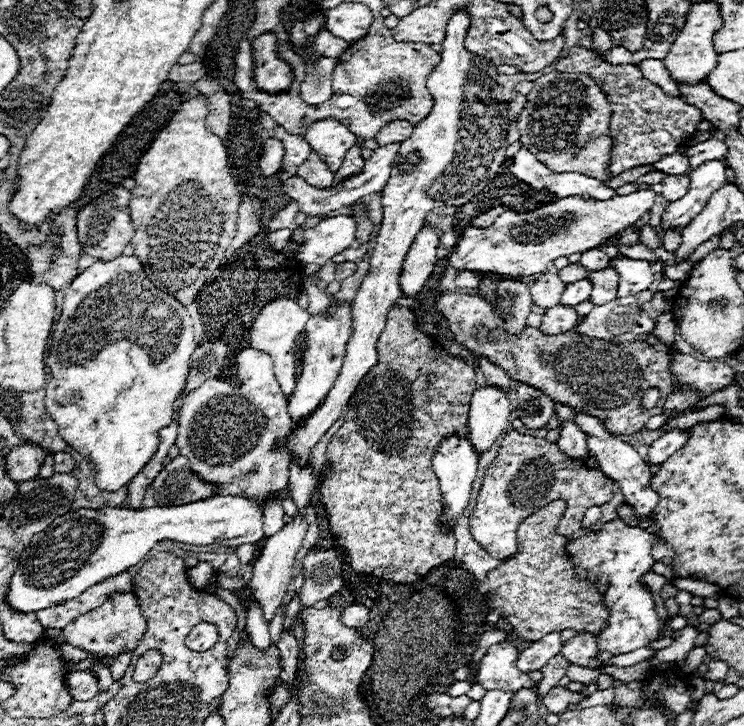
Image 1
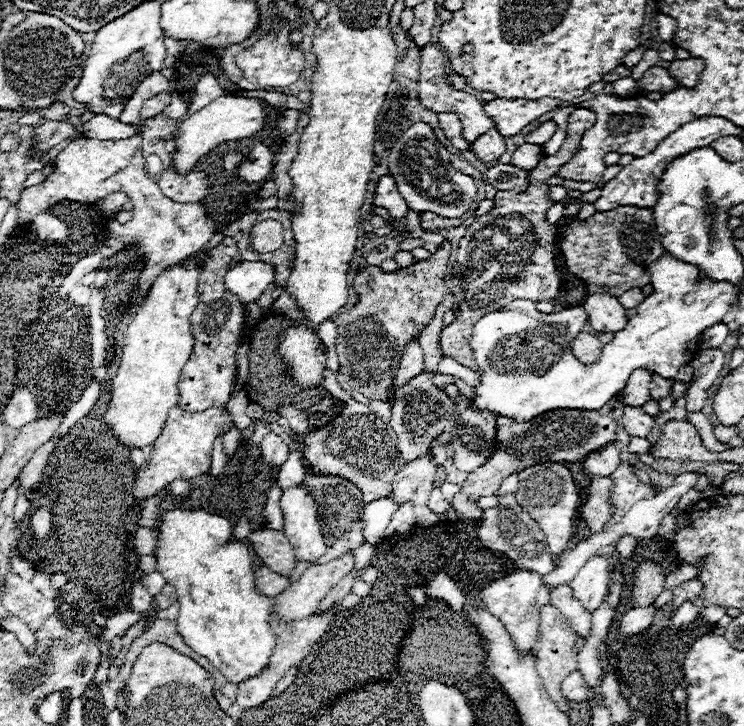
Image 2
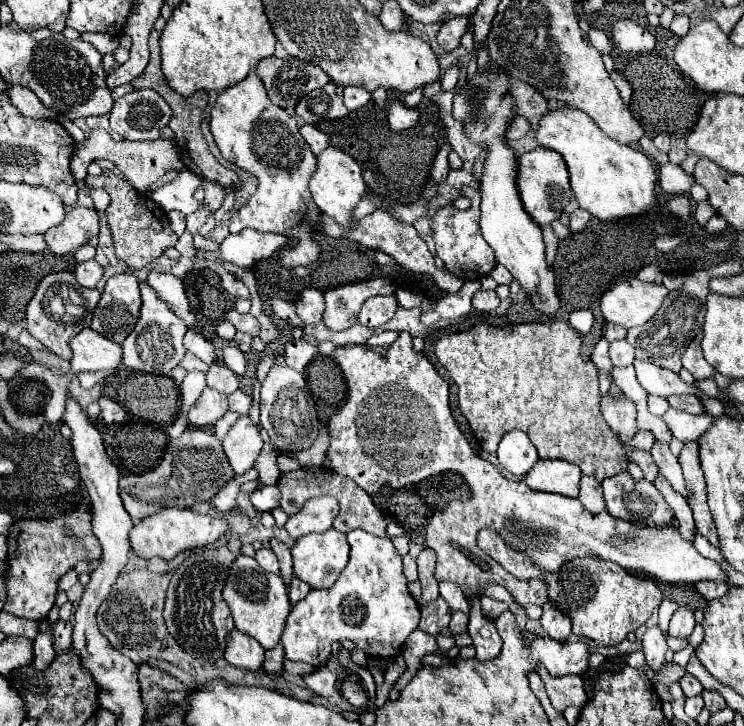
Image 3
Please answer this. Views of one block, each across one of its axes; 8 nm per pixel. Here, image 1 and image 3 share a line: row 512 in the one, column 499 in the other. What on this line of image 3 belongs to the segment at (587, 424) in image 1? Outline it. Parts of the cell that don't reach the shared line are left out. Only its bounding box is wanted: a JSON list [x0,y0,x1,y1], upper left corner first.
[468,598,502,662]

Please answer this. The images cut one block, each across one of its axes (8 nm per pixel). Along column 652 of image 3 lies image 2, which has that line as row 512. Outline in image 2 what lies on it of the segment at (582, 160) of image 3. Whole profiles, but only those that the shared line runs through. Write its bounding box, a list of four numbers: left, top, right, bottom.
[156,510,276,684]

